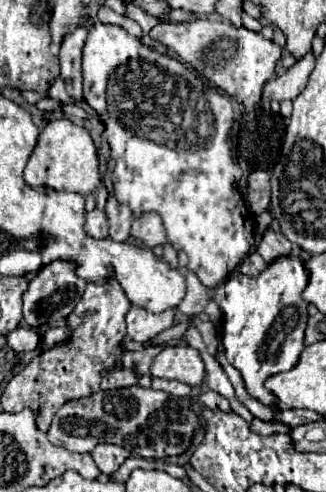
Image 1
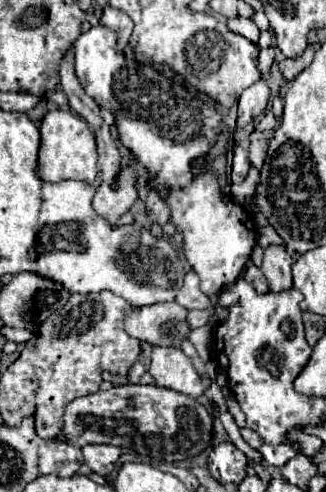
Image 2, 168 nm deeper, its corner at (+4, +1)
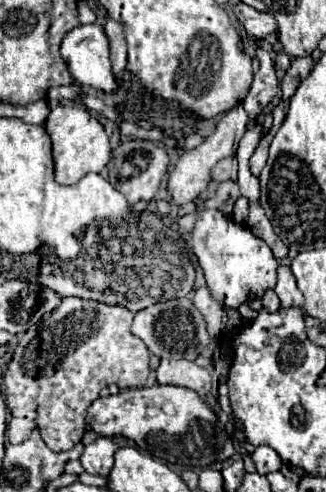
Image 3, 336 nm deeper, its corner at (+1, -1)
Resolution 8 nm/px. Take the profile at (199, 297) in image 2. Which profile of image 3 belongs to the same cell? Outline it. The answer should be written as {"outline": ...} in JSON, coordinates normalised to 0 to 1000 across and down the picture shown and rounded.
{"outline":[[[635,581],[592,585],[586,614],[592,614],[592,618],[604,622],[604,630],[623,638],[623,646],[629,646],[629,654],[635,654],[641,679],[684,679],[684,667],[690,667],[690,654],[696,654],[696,638],[690,638],[684,622],[647,606],[641,585],[635,585]]]}

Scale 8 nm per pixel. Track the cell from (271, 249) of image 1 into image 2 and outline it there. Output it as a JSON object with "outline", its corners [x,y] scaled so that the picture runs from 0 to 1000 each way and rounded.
{"outline":[[[822,500],[810,508],[804,553],[828,577],[828,593],[896,585],[896,524],[865,500]]]}

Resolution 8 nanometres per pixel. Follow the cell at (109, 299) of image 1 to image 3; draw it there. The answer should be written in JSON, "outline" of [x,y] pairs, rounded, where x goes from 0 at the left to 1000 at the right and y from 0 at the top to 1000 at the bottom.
{"outline":[[[193,606],[193,618],[169,626],[169,634],[138,642],[126,659],[95,663],[46,707],[40,732],[9,760],[21,825],[34,833],[34,854],[21,866],[28,898],[58,902],[83,894],[95,874],[113,866],[126,874],[132,898],[163,919],[218,915],[236,898],[248,898],[261,882],[267,829],[291,809],[304,809],[310,789],[334,785],[340,776],[365,780],[365,789],[445,785],[457,764],[457,711],[439,691],[402,679],[402,654],[408,634],[383,622],[334,622],[255,606]]]}

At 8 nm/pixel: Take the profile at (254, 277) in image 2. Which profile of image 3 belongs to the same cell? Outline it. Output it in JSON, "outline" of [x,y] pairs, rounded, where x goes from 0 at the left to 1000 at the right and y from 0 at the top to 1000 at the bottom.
{"outline":[[[813,589],[813,598],[801,602],[801,614],[807,614],[807,626],[819,626],[825,634],[856,630],[856,606],[837,589]]]}

